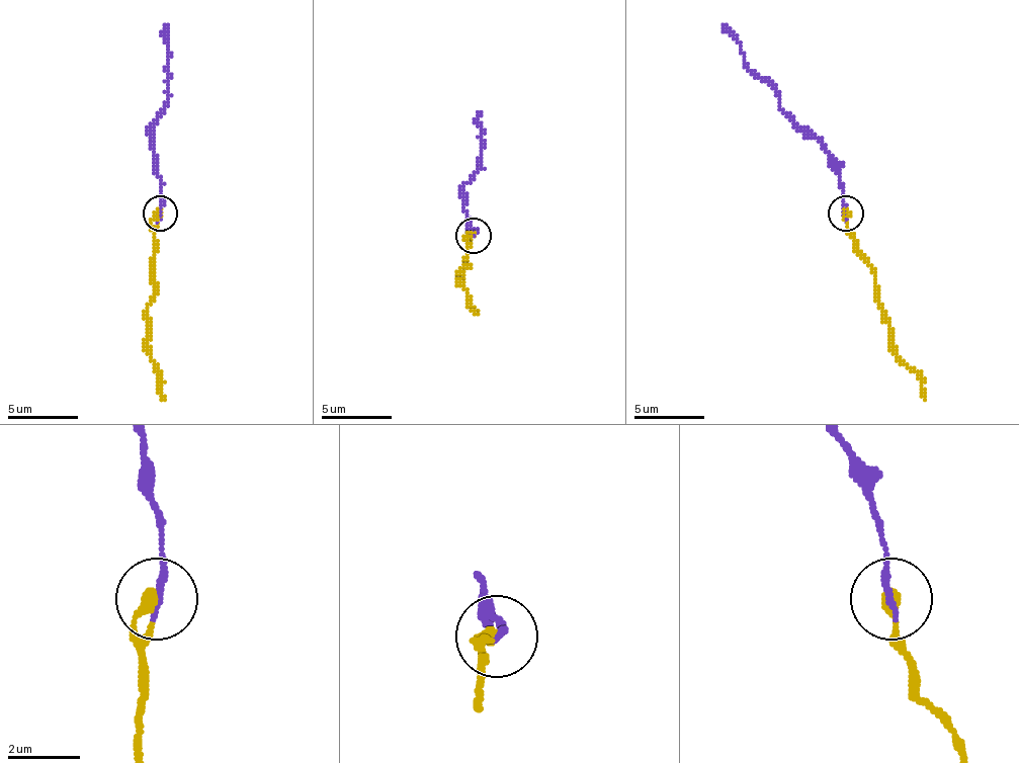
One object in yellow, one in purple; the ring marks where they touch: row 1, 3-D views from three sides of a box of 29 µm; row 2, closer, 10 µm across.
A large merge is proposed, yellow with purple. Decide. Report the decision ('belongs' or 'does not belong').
belongs

